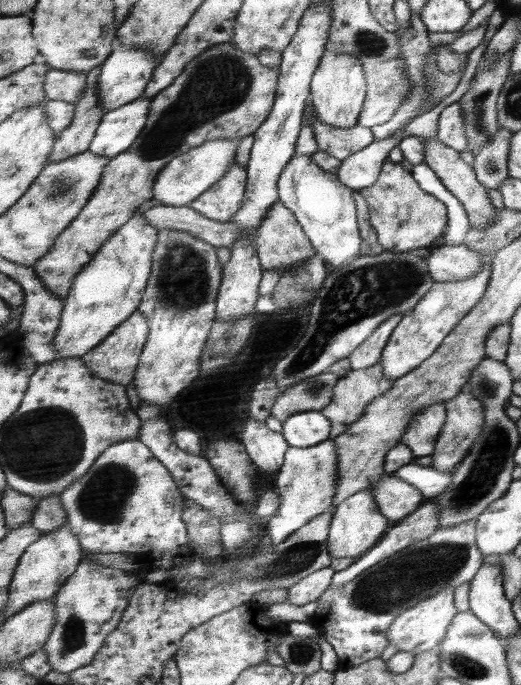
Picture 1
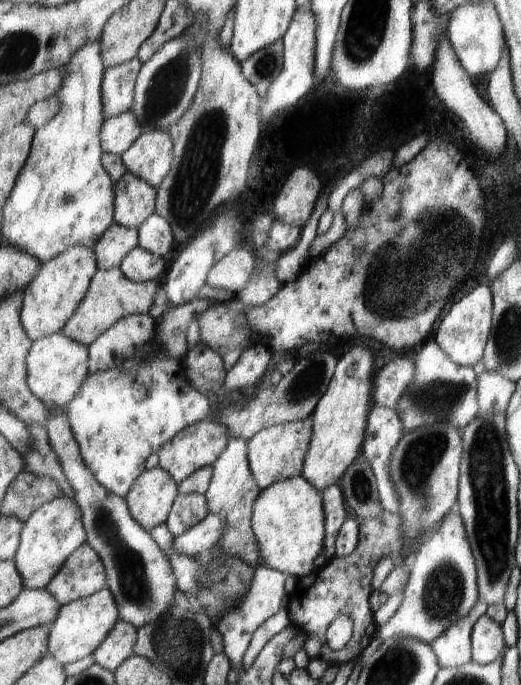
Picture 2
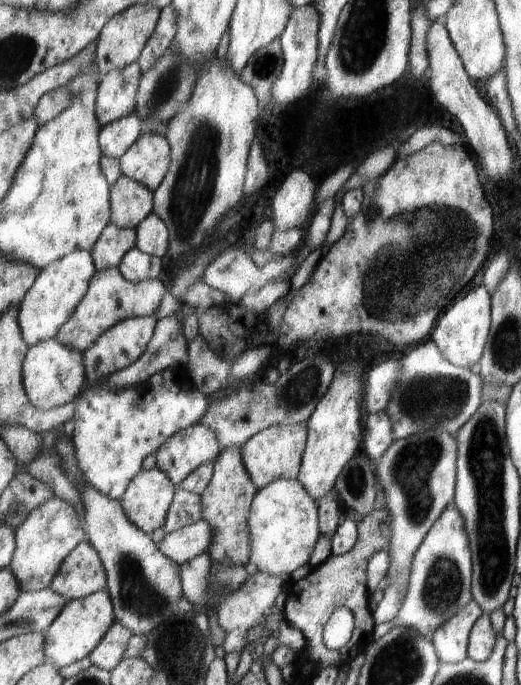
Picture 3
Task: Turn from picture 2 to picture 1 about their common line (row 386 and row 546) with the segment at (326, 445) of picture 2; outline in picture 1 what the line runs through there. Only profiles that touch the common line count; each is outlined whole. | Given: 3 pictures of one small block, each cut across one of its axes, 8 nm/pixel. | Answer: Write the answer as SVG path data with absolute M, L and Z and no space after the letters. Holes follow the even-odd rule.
M372 487L361 490L353 497L343 501L333 513L329 538L331 557L359 558L373 546L378 545L383 536L393 525L393 522L383 515L372 492Z

